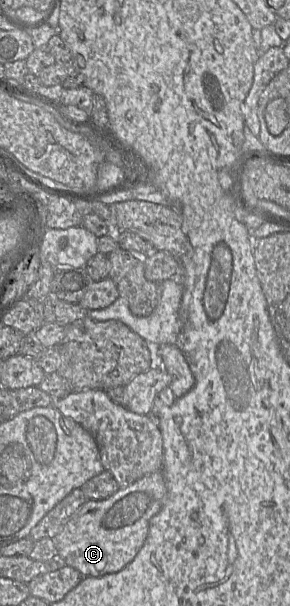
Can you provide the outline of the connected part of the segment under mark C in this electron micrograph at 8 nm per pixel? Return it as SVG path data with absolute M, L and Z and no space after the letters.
M161 470L148 474L133 484L120 488L103 500L87 500L65 523L62 531L53 538L60 563L68 565L83 577L99 577L116 573L127 566L143 546L149 531L149 523L162 508L167 494Z

